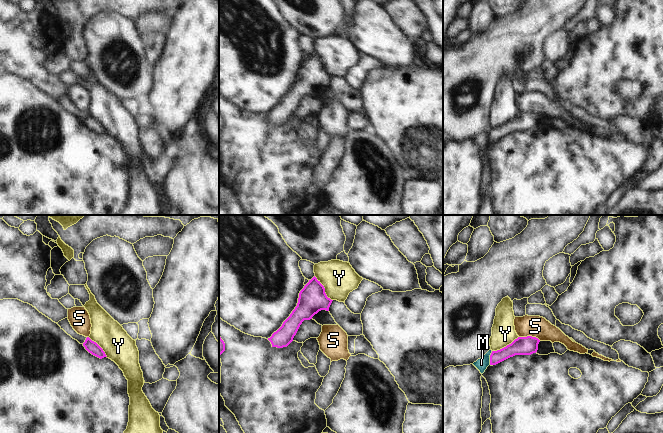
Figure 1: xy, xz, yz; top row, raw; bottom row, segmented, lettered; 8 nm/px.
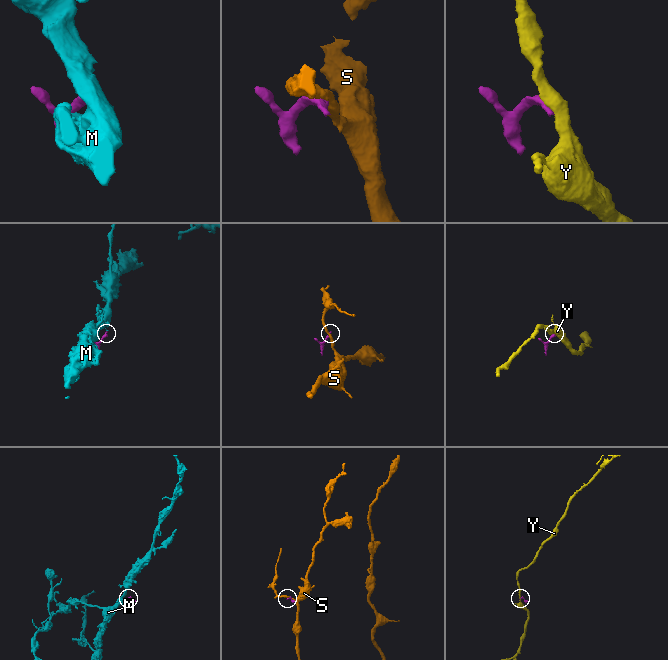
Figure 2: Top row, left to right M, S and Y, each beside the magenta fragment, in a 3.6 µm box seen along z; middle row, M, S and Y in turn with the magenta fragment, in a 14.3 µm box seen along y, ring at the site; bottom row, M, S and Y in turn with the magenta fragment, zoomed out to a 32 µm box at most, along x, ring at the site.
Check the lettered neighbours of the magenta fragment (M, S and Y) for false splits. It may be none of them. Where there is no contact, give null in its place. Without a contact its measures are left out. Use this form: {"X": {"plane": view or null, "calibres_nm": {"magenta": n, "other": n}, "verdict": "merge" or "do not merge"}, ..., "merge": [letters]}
{"M": {"plane": "yz", "calibres_nm": {"magenta": 130, "other": 100}, "verdict": "do not merge"}, "S": {"plane": "yz", "calibres_nm": {"magenta": 150, "other": 170}, "verdict": "do not merge"}, "Y": {"plane": "xz", "calibres_nm": {"magenta": 220, "other": 280}, "verdict": "do not merge"}, "merge": []}

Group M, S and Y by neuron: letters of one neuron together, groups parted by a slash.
M / S / Y

